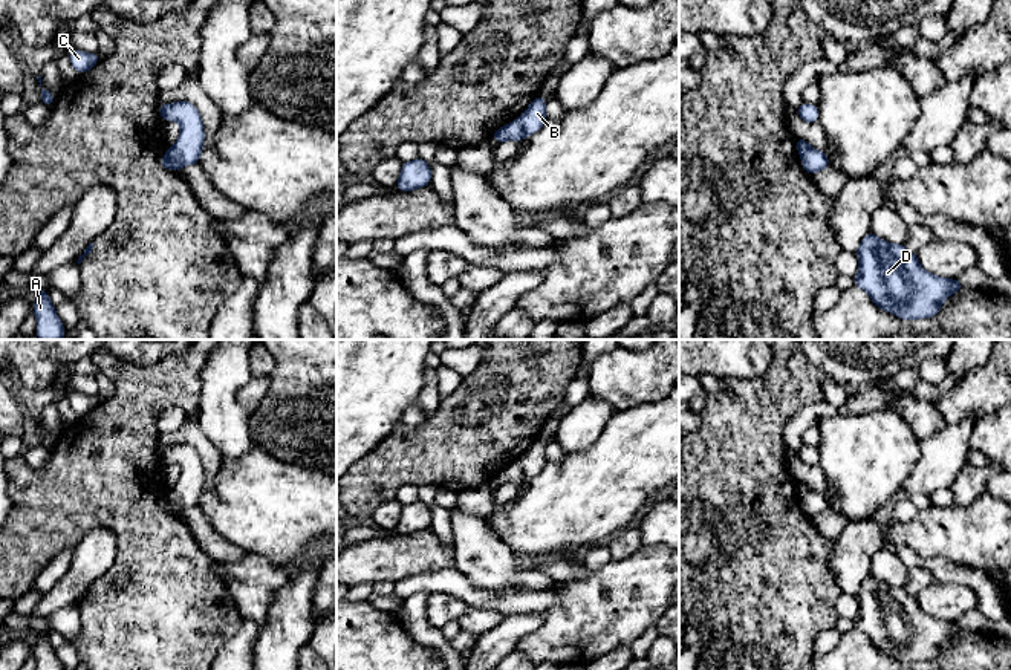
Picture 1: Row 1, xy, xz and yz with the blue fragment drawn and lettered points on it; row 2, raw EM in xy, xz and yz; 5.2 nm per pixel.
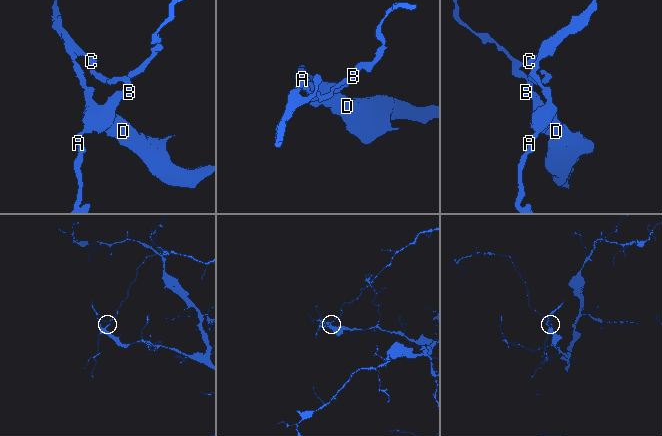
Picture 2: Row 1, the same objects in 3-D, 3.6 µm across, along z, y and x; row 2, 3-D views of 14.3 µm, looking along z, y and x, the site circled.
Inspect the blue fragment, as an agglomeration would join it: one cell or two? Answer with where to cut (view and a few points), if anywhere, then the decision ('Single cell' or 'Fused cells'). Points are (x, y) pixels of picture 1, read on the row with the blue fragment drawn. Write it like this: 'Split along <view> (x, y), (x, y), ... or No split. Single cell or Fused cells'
Split along xy (172, 147), (182, 165). Fused cells

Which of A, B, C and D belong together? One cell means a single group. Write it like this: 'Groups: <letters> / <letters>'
Groups: A C D / B

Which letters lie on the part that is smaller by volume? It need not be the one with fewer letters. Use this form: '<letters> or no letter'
B

